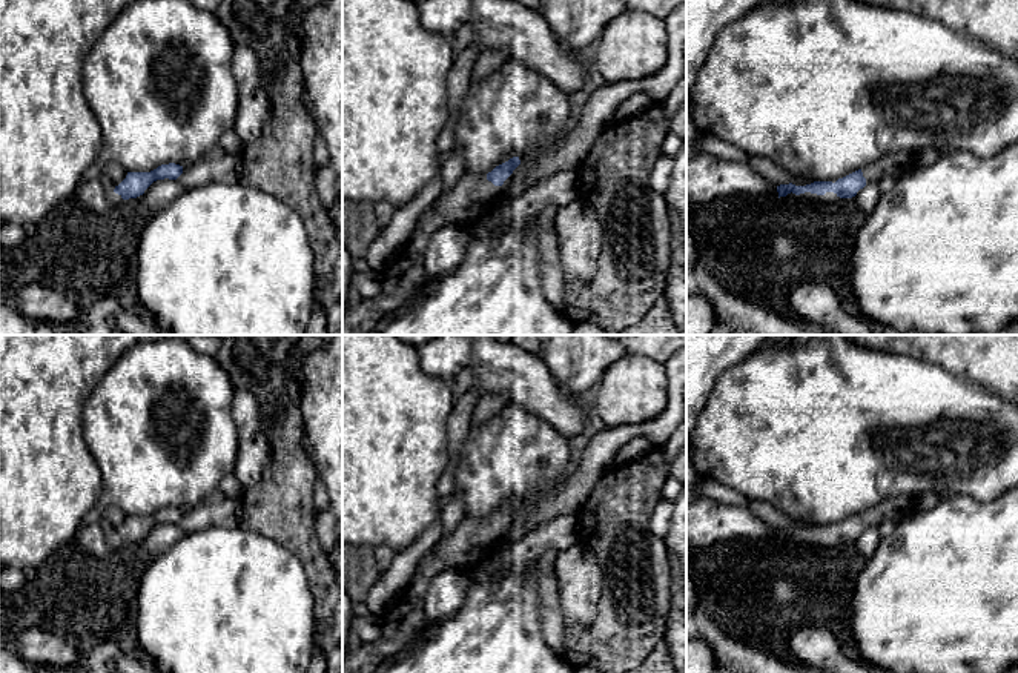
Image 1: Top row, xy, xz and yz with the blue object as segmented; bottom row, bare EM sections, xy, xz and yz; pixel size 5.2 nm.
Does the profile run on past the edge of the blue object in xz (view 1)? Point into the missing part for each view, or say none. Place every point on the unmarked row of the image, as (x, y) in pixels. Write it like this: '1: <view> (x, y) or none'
1: xz (403, 623)

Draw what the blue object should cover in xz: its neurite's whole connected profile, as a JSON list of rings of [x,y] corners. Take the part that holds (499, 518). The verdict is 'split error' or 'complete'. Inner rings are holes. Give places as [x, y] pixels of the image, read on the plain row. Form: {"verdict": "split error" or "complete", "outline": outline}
{"verdict": "split error", "outline": [[[513,501],[487,519],[464,518],[451,535],[442,538],[422,558],[398,599],[379,616],[379,638],[342,655],[342,673],[373,673],[382,661],[405,653],[427,625],[424,604],[433,576],[448,569],[478,567],[501,544],[504,525],[519,509],[519,501]]]}

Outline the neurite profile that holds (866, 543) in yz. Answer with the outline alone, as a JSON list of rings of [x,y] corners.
[[[869,527],[857,536],[857,539],[852,544],[852,549],[868,559],[875,553],[880,539],[880,527]]]

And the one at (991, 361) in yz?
[[[846,335],[863,349],[907,355],[1018,404],[1018,335]]]

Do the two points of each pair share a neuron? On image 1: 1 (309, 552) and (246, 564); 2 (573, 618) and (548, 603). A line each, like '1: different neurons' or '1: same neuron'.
1: different neurons
2: different neurons

